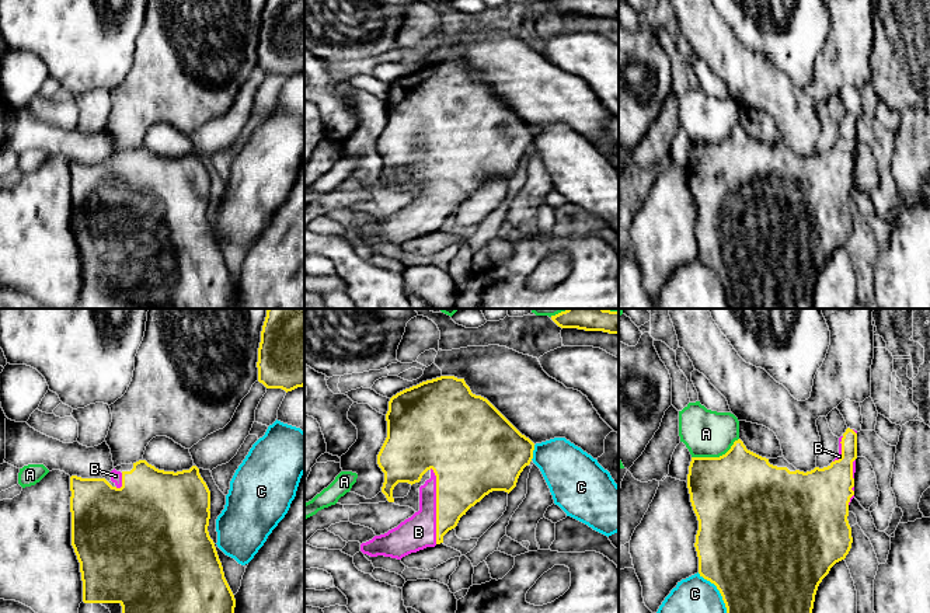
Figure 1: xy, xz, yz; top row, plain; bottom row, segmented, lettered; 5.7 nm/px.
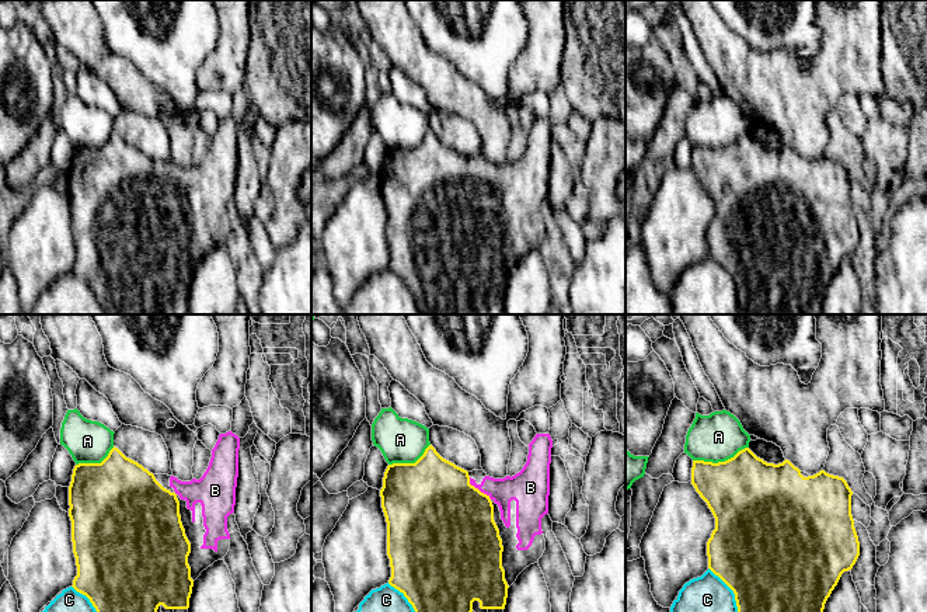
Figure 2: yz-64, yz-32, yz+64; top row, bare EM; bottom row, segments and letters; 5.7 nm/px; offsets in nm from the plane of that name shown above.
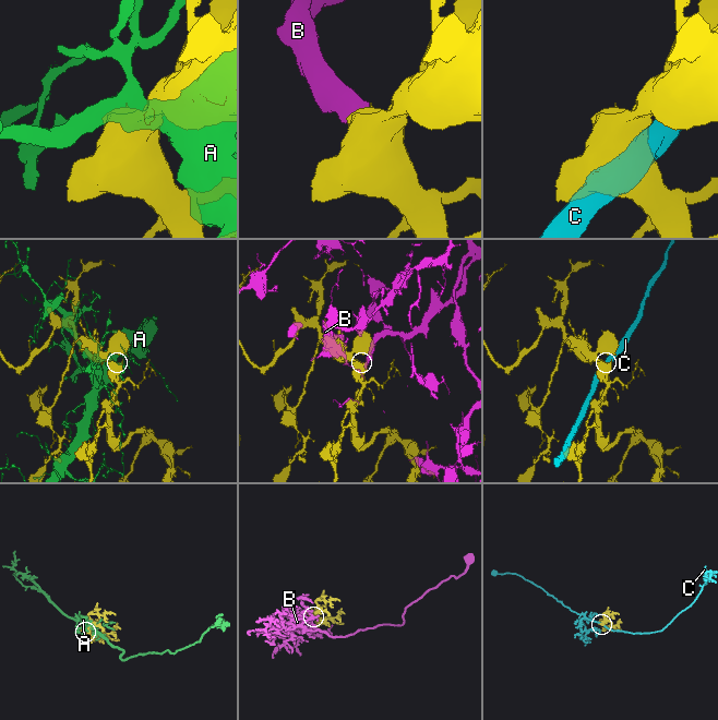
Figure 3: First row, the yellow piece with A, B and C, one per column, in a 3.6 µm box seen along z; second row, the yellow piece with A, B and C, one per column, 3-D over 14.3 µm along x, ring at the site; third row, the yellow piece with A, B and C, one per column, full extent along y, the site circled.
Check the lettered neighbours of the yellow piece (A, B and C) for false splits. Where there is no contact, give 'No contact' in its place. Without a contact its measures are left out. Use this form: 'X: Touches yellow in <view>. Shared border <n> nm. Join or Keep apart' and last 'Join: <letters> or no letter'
A: Touches yellow in yz. Shared border 300 nm. Keep apart
B: Touches yellow in xz. Shared border 440 nm. Join
C: Touches yellow in yz. Shared border 340 nm. Keep apart
Join: B

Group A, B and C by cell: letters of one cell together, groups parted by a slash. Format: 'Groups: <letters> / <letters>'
Groups: A / B / C

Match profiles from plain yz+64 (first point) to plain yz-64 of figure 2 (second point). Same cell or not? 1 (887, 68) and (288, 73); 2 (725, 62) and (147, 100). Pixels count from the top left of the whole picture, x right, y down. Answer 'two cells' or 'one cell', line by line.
1: one cell
2: one cell

